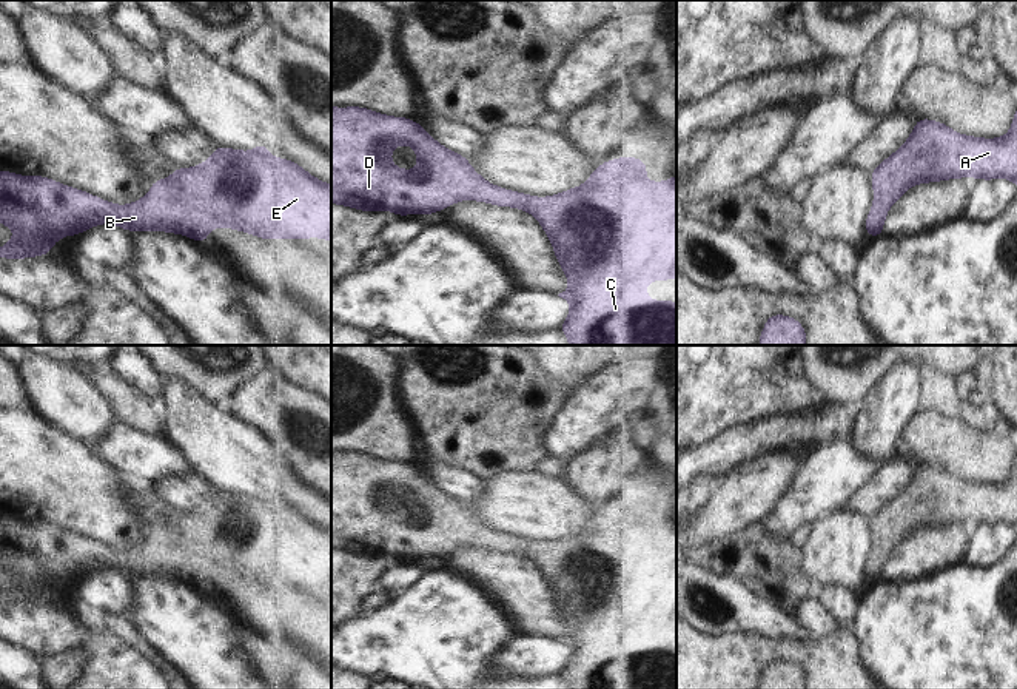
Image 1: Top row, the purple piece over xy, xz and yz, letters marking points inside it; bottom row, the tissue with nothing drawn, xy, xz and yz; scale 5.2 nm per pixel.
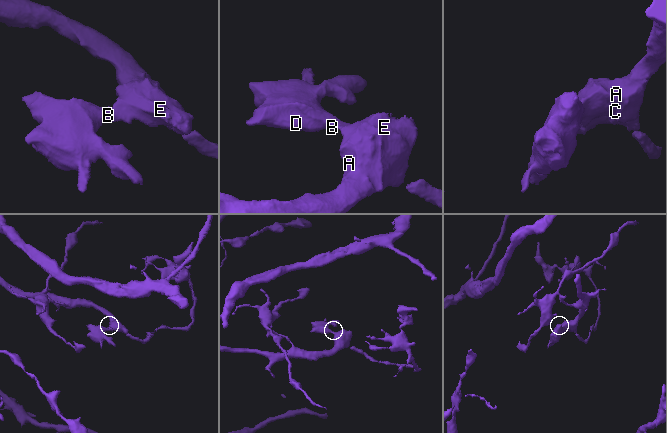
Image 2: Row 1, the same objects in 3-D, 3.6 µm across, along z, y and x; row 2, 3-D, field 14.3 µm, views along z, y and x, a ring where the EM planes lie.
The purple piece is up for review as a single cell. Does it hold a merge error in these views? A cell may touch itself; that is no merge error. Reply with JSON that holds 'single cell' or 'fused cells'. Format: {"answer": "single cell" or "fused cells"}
{"answer": "single cell"}

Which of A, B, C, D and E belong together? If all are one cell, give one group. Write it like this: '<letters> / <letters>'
A B C D E

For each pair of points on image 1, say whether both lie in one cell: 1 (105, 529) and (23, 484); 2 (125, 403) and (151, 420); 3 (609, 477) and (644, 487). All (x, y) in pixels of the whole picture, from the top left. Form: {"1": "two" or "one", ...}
{"1": "one", "2": "one", "3": "two"}

